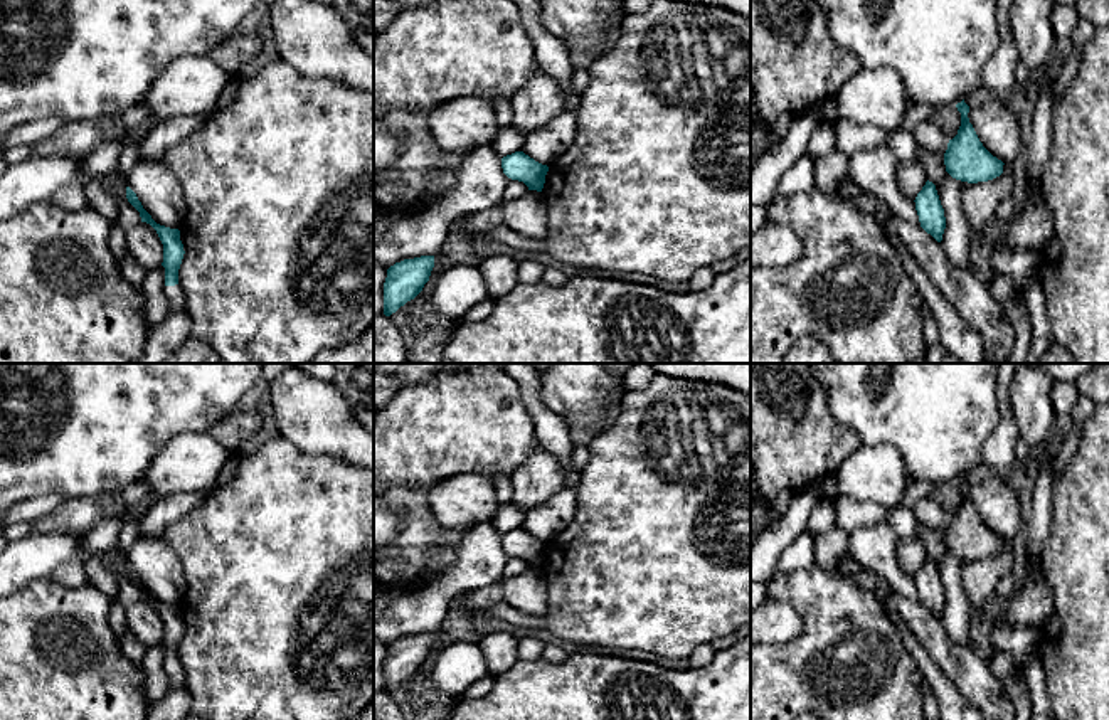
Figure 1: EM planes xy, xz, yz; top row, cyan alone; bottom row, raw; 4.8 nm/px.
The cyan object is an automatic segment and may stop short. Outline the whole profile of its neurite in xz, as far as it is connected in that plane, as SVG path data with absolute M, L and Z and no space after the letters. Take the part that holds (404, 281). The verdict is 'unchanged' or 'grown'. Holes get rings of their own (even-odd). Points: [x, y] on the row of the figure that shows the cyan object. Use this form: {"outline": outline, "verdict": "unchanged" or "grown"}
{"outline": "M434 256L404 259L390 266L384 283L384 315L390 316L414 299L429 281L432 267Z", "verdict": "unchanged"}

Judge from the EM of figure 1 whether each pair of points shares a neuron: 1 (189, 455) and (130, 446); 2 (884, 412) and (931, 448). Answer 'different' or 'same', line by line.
1: different
2: same

